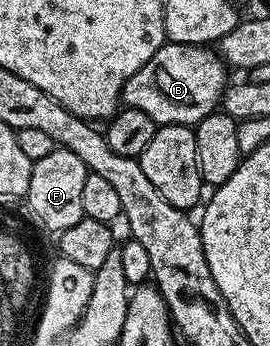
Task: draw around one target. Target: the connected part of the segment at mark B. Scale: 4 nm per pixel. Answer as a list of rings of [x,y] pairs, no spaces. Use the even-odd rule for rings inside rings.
[[[167,42],[166,45],[158,49],[156,56],[152,56],[152,60],[148,60],[148,64],[144,64],[144,68],[140,68],[140,72],[136,72],[136,76],[127,80],[122,89],[122,102],[126,106],[140,108],[140,112],[152,116],[152,120],[159,126],[193,128],[200,120],[204,120],[204,116],[215,113],[228,85],[226,73],[228,73],[228,67],[217,49],[210,46],[185,46]]]

